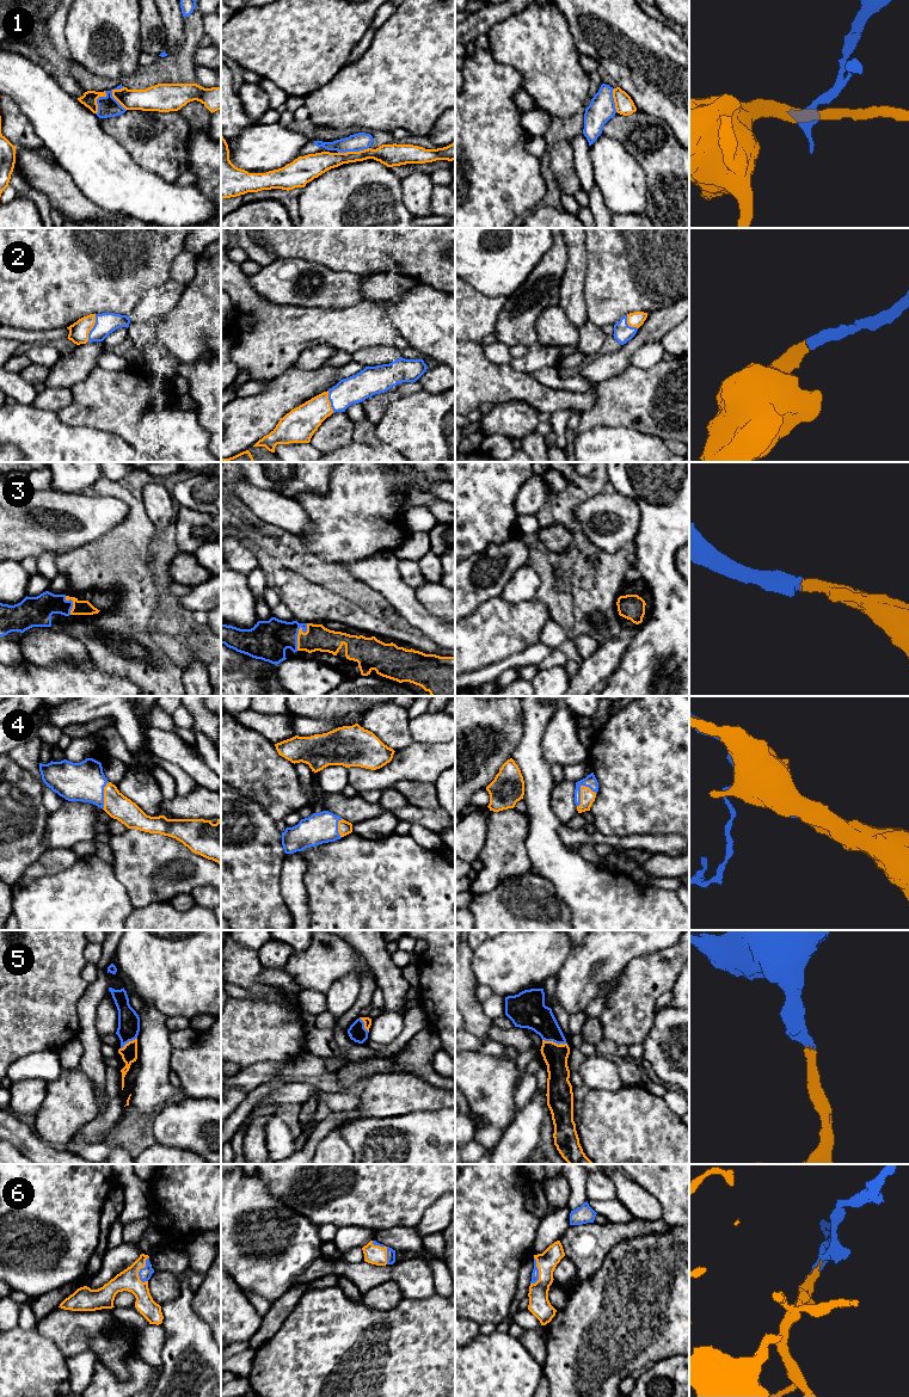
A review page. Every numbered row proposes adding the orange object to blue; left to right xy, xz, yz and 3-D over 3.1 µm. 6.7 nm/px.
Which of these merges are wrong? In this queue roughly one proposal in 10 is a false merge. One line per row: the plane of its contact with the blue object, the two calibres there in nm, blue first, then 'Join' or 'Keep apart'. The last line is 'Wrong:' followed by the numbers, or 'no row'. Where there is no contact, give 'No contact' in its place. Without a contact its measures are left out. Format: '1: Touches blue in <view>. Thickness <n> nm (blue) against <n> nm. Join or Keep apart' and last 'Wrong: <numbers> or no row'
1: Touches blue in xy. Thickness 140 nm (blue) against 160 nm. Keep apart
2: Touches blue in xy. Thickness 140 nm (blue) against 130 nm. Join
3: Touches blue in xz. Thickness 280 nm (blue) against 170 nm. Join
4: Touches blue in yz. Thickness 90 nm (blue) against 100 nm. Join
5: Touches blue in yz. Thickness 220 nm (blue) against 160 nm. Join
6: Touches blue in xz. Thickness 60 nm (blue) against 130 nm. Join
Wrong: 1

